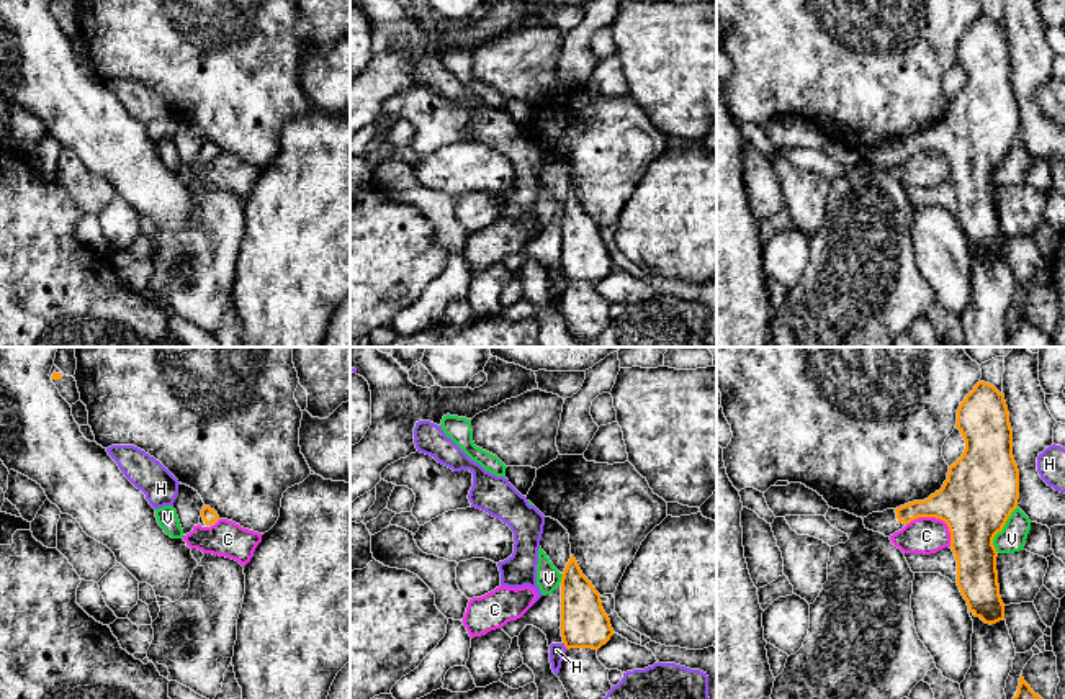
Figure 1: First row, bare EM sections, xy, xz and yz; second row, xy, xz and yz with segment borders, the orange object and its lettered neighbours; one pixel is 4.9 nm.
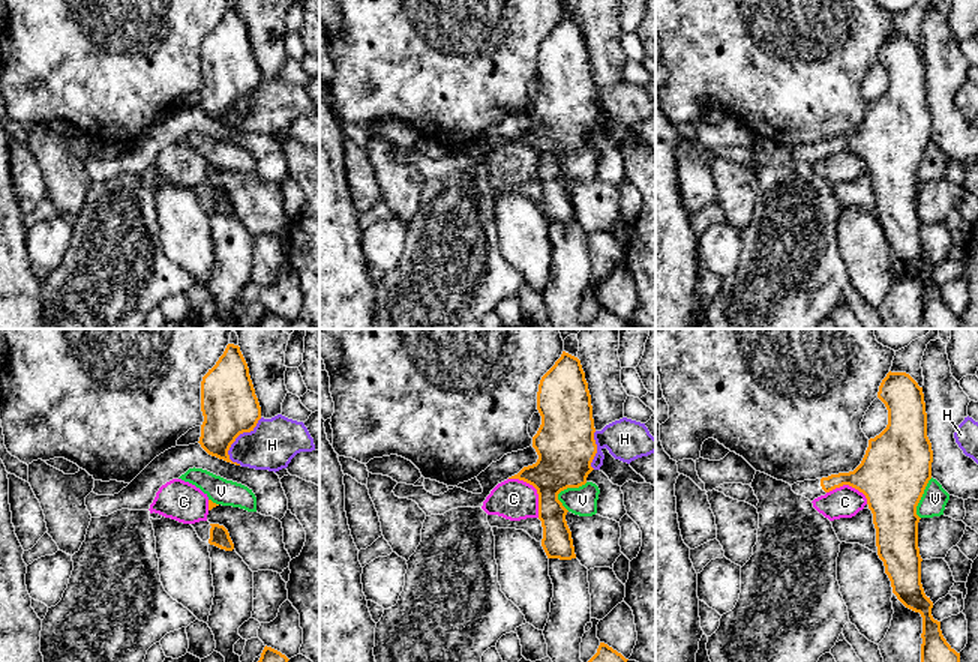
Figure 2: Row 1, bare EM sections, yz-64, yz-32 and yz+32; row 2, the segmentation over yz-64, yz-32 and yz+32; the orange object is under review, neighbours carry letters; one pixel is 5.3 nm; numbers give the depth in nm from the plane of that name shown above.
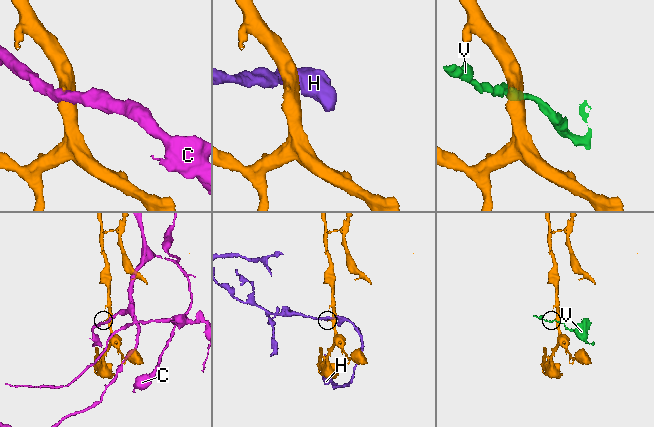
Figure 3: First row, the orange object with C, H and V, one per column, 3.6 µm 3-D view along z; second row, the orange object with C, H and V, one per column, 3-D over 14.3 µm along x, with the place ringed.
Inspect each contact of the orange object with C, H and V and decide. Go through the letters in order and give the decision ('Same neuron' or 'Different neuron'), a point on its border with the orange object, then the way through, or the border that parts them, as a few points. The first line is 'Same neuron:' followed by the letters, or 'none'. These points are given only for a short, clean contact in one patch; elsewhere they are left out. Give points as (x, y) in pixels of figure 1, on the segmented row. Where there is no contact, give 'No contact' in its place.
Same neuron: none
C: Different neuron. Touches orange at yz (938, 518). Boundary: yz (907, 523), (916, 518), (939, 518), (948, 527), (951, 545)
H: Different neuron. Touches orange at xz (565, 645). Boundary: xz (563, 642), (568, 649)
V: Different neuron. Touches orange at yz (1002, 529). Boundary: yz (1016, 506), (993, 539), (997, 552)

